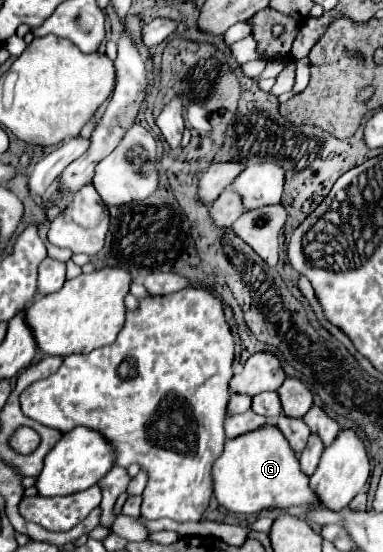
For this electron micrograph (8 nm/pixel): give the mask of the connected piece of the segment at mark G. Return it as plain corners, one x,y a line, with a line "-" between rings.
262,427
254,431
252,435
240,435
238,439
230,439
222,451
222,455
216,459
212,467
212,481
214,481
214,495
220,507
234,511
234,513
258,513
268,507
294,507
294,505
312,505
314,509
324,509
318,499
314,499
314,493
308,487
308,477
302,475
296,455
290,451
290,445
286,443
284,435
276,427

